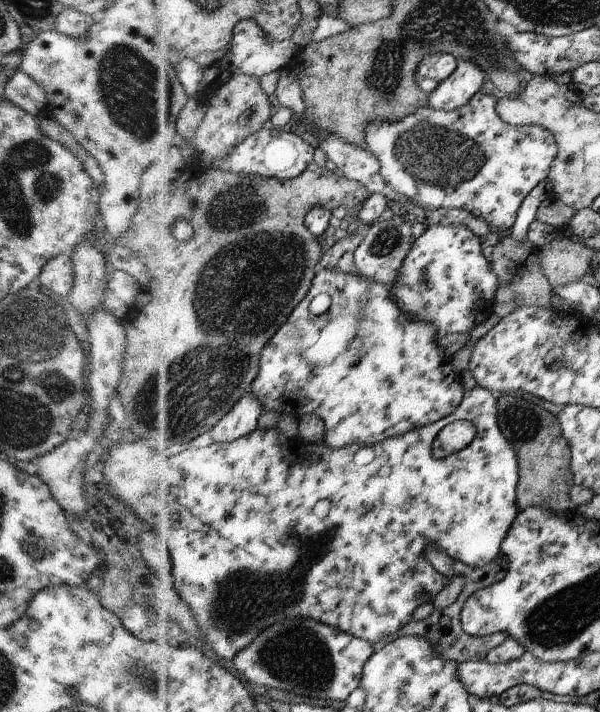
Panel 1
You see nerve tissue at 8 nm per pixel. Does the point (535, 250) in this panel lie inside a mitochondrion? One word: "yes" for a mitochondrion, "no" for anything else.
no

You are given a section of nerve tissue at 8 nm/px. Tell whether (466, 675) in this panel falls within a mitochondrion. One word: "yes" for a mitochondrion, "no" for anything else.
no

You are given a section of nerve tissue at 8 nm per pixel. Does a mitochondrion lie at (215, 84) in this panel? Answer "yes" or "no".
no

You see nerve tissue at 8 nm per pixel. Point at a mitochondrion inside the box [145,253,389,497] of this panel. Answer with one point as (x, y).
(363, 303)

